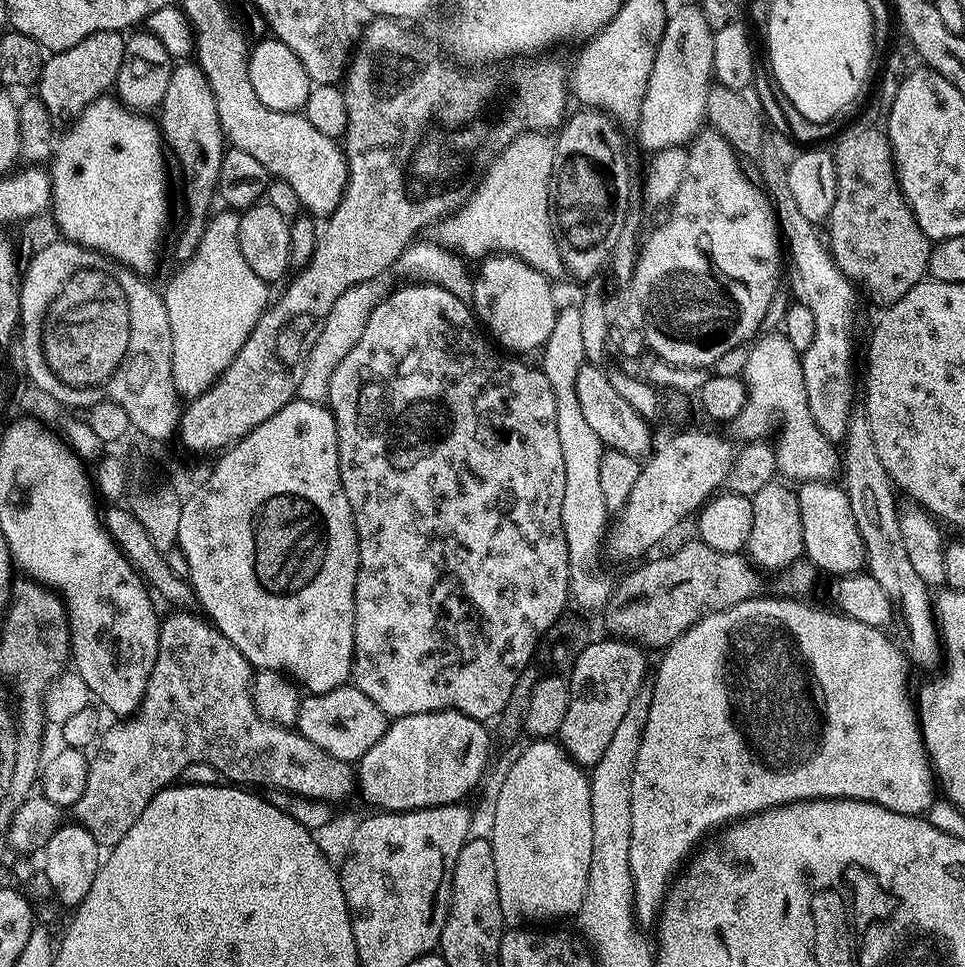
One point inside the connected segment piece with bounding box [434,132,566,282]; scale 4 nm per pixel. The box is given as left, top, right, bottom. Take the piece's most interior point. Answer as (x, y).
(508, 213)

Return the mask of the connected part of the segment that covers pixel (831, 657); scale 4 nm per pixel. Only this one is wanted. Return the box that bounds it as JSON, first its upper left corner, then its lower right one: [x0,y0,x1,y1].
[630,598,937,916]

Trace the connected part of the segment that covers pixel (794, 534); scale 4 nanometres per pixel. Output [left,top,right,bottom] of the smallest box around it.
[746,482,804,572]

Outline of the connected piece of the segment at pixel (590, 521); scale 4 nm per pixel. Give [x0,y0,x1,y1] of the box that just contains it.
[538,302,610,569]

